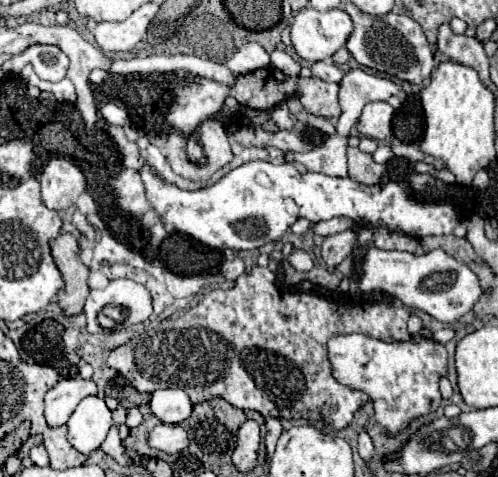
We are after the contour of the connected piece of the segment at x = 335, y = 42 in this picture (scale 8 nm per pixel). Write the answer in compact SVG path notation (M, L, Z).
M304 8L292 24L292 46L300 58L314 64L332 58L348 42L352 30L352 18L342 8L328 12Z

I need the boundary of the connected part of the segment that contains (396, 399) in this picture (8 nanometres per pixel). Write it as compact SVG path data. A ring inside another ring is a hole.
M336 334L328 340L326 352L334 380L368 394L374 404L374 420L388 438L396 438L414 418L436 412L442 402L438 384L448 370L448 352L436 340L384 342L368 334Z

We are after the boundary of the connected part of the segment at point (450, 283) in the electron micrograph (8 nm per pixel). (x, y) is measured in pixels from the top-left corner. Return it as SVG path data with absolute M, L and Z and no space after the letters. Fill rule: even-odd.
M370 248L362 264L360 288L364 292L382 290L402 300L406 306L428 312L440 322L456 322L482 296L482 286L478 276L464 262L454 260L442 250L432 250L428 254L416 256L416 254L400 252L400 250L386 252L386 250Z

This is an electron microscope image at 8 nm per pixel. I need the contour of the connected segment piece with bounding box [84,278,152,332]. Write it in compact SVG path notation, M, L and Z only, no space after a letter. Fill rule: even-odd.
M118 278L118 280L112 280L104 290L90 292L86 306L84 306L84 314L88 318L88 332L102 332L104 330L98 322L98 314L108 304L128 310L128 316L124 320L124 328L146 322L152 314L150 292L142 284L138 284L130 278Z

